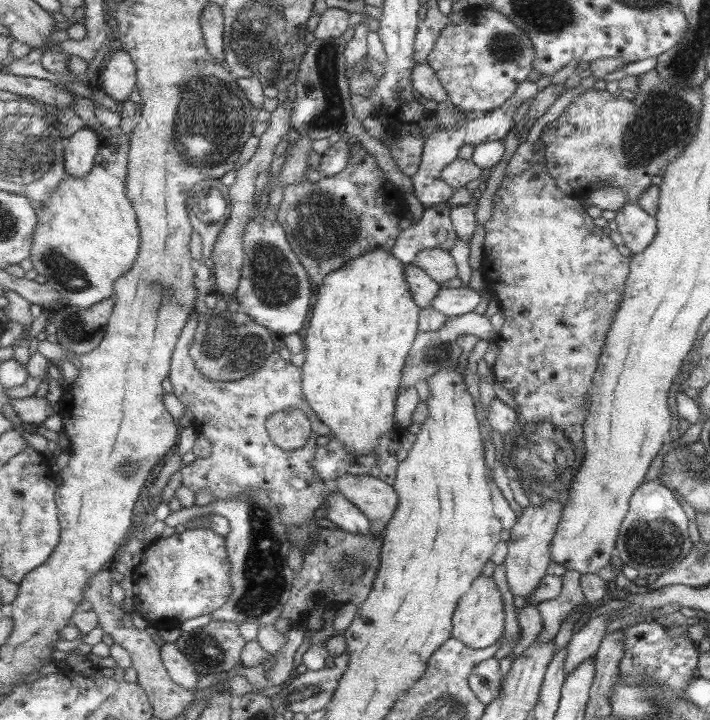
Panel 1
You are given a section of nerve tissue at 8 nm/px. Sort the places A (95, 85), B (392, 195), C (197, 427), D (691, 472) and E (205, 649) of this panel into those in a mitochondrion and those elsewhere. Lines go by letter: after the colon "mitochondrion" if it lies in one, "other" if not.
A: other
B: other
C: other
D: mitochondrion
E: mitochondrion

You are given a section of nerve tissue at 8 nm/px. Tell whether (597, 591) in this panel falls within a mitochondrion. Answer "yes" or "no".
no

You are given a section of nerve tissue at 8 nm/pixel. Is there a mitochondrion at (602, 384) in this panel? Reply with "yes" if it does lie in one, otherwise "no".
no

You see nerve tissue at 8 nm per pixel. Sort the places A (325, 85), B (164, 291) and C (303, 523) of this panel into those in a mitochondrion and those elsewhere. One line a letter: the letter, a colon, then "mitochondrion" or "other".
A: mitochondrion
B: mitochondrion
C: mitochondrion

